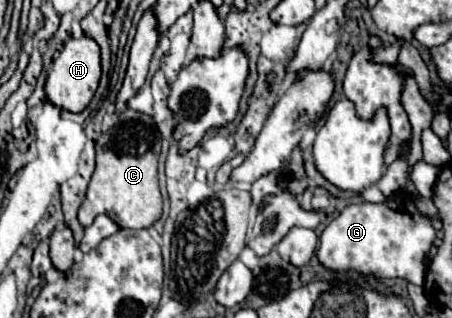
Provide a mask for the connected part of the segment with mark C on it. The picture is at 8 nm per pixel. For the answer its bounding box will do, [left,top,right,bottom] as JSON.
[79,109,163,229]

